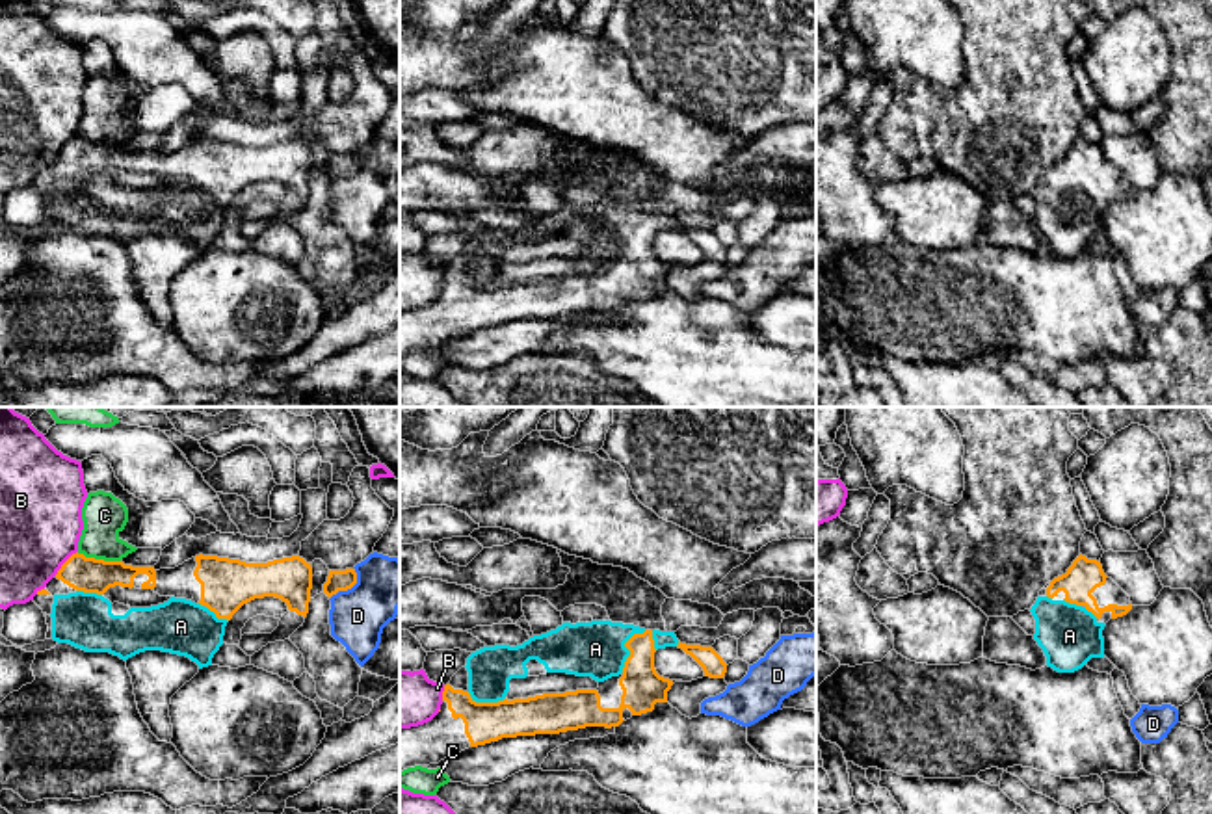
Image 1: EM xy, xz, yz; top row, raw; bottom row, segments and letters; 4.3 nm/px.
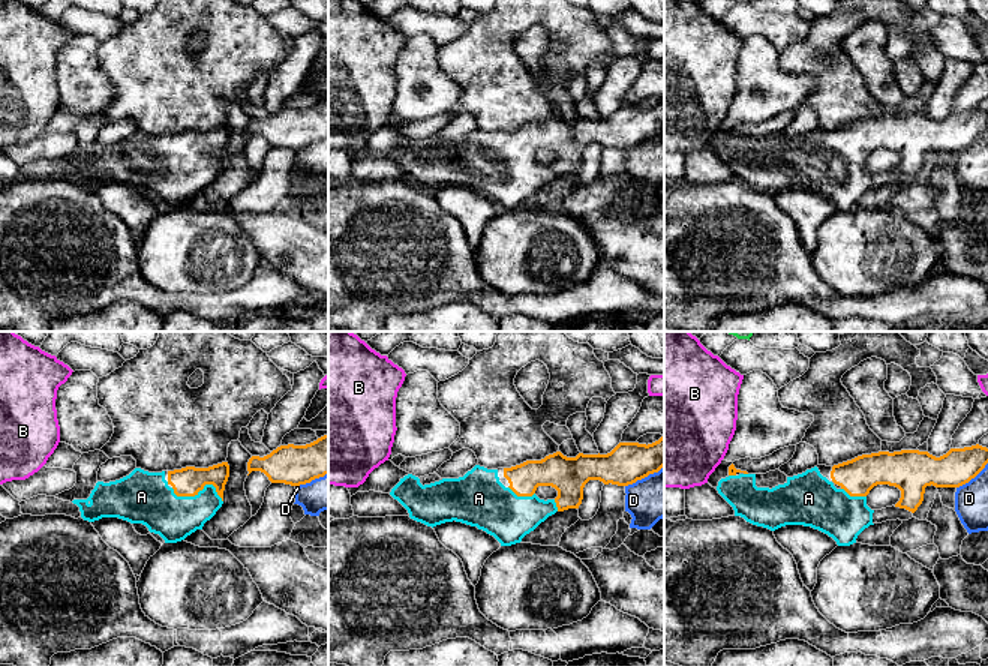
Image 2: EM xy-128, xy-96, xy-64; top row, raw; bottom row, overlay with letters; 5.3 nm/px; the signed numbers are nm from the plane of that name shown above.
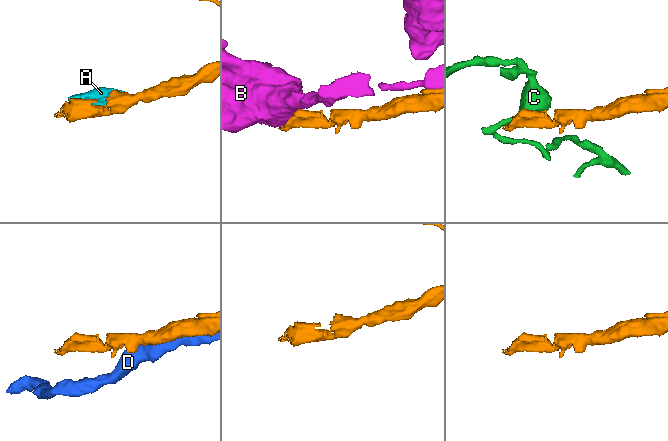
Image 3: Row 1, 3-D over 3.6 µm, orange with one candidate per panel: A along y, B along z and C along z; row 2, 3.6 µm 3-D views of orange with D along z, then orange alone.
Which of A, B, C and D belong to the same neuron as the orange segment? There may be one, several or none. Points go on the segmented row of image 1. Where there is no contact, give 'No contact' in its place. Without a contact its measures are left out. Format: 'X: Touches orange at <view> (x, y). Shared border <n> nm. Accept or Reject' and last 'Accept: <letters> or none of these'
A: Touches orange at xz (625, 645). Shared border 220 nm. Accept
B: Touches orange at xy (64, 564). Shared border 150 nm. Reject
C: Touches orange at xy (99, 560). Shared border 200 nm. Reject
D: Touches orange at xy (350, 588). Shared border 180 nm. Reject
Accept: A

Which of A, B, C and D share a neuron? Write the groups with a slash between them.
A / B / C / D

